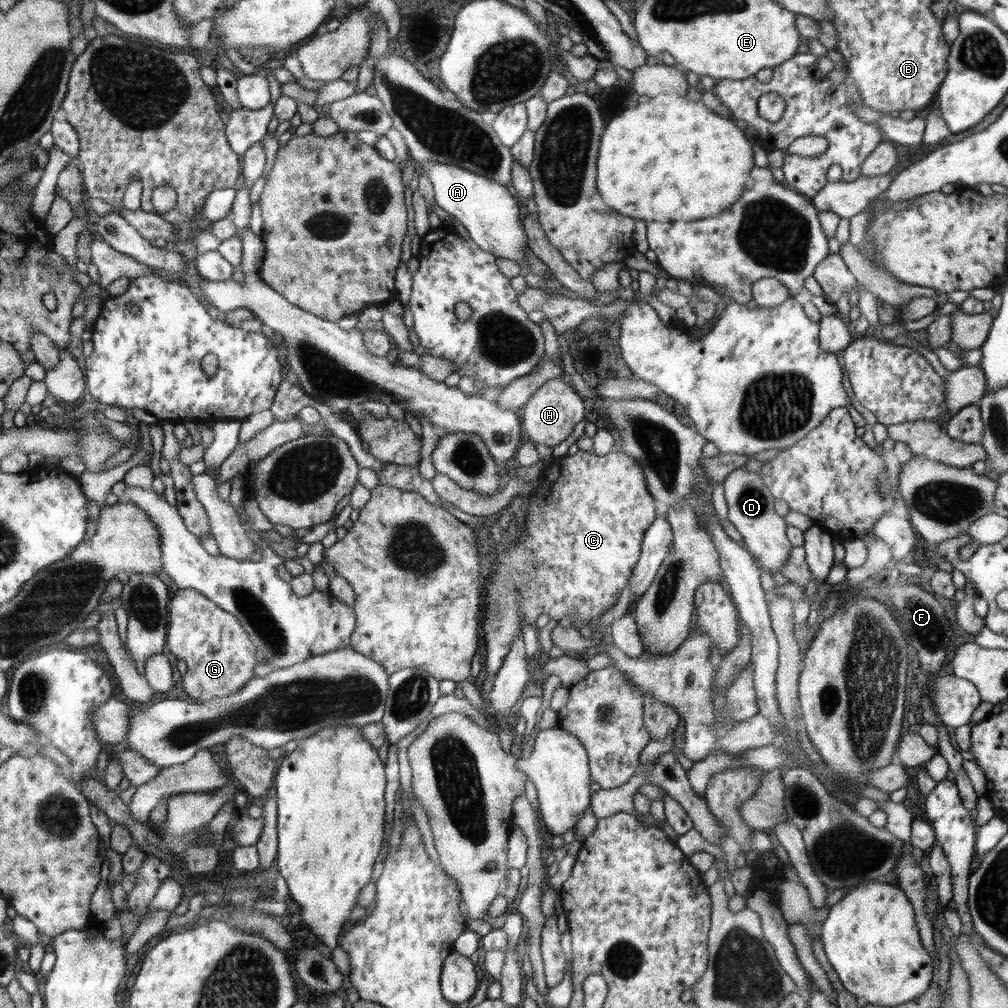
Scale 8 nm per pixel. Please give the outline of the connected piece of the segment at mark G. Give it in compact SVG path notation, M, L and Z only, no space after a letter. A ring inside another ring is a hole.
M190 587L179 588L175 592L169 601L168 610L167 654L172 654L177 660L184 660L186 663L188 670L181 676L180 681L187 696L190 696L192 700L206 702L215 700L215 698L224 698L242 689L242 685L246 685L246 681L254 678L254 667L258 665L255 645L250 641L242 624L234 616L222 611L222 608Z

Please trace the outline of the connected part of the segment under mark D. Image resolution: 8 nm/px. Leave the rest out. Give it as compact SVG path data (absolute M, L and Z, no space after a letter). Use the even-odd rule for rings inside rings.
M744 467L732 470L722 483L728 505L728 520L743 536L744 548L748 549L758 568L775 574L788 560L792 543L787 537L786 521L774 510L775 498L762 482L761 474Z

